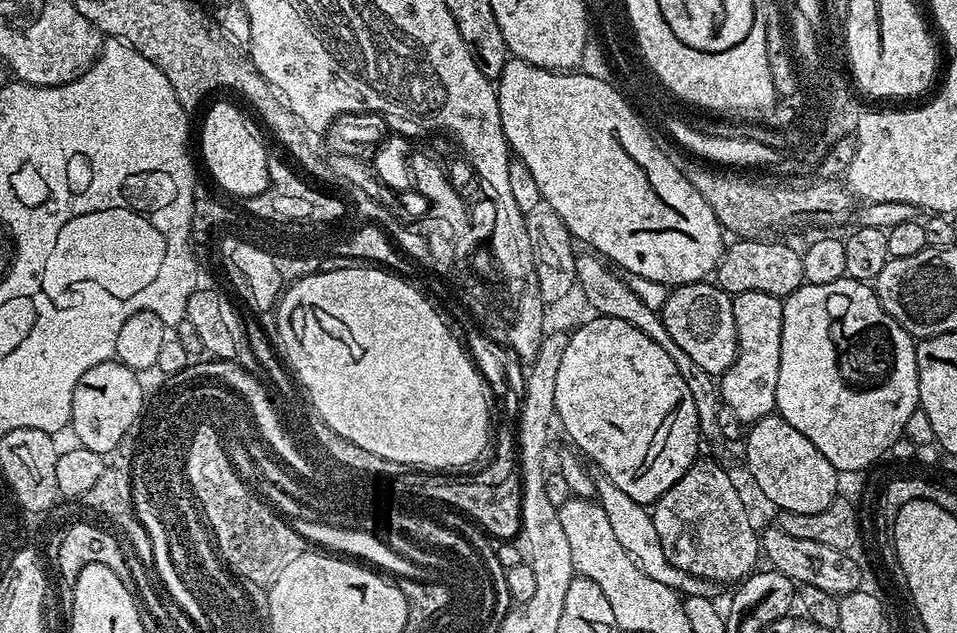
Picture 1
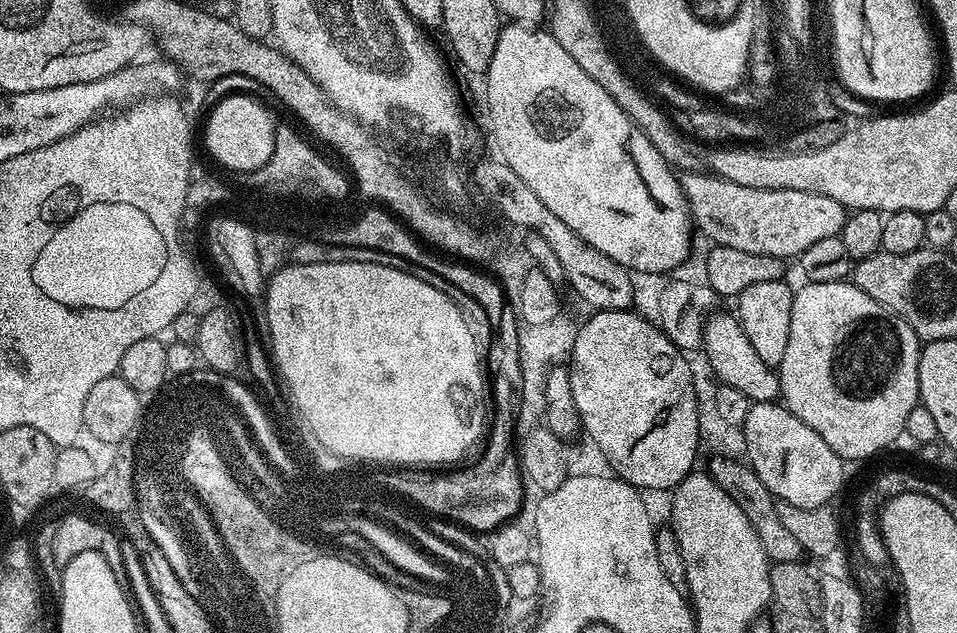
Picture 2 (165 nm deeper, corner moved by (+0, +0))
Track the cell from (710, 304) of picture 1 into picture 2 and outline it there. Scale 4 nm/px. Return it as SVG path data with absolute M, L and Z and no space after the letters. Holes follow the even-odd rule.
M717 311L709 315L704 322L704 342L702 356L709 360L716 379L720 384L740 390L753 404L762 402L776 402L780 400L780 377L777 369L766 366L754 346L750 346L750 338L742 330L735 315ZM717 315L717 316L716 316Z

